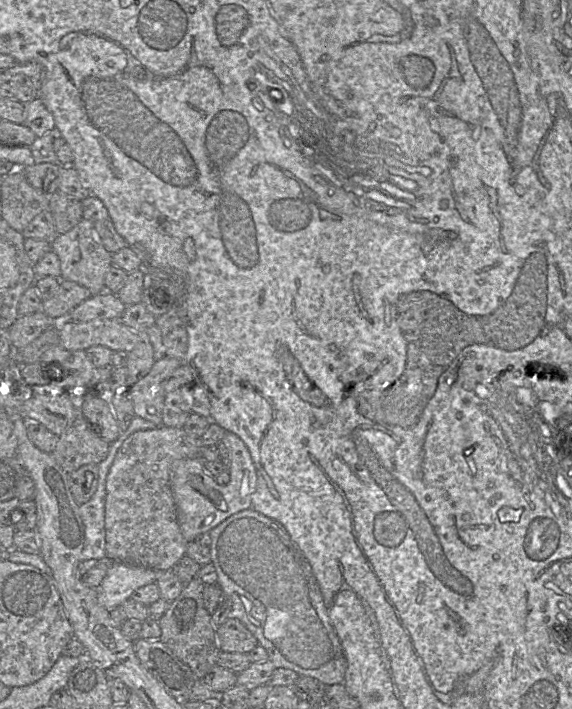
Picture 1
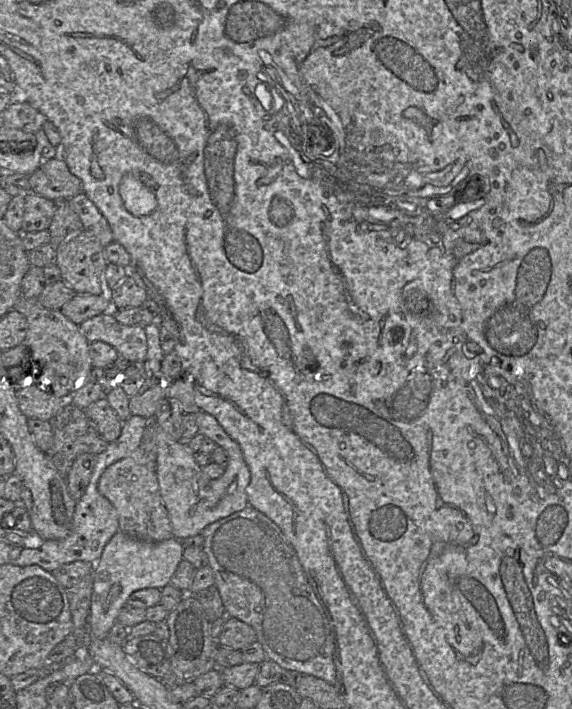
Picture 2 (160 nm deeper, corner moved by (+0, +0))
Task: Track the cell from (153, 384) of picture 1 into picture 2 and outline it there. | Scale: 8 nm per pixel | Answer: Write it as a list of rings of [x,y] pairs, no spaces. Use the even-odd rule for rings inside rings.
[[[198,411],[195,419],[199,434],[222,447],[228,454],[229,463],[220,478],[208,478],[186,443],[173,440],[169,434],[157,426],[158,484],[171,521],[173,536],[178,540],[199,535],[208,525],[242,511],[248,506],[246,488],[250,483],[251,475],[240,446],[225,432],[214,416]]]

